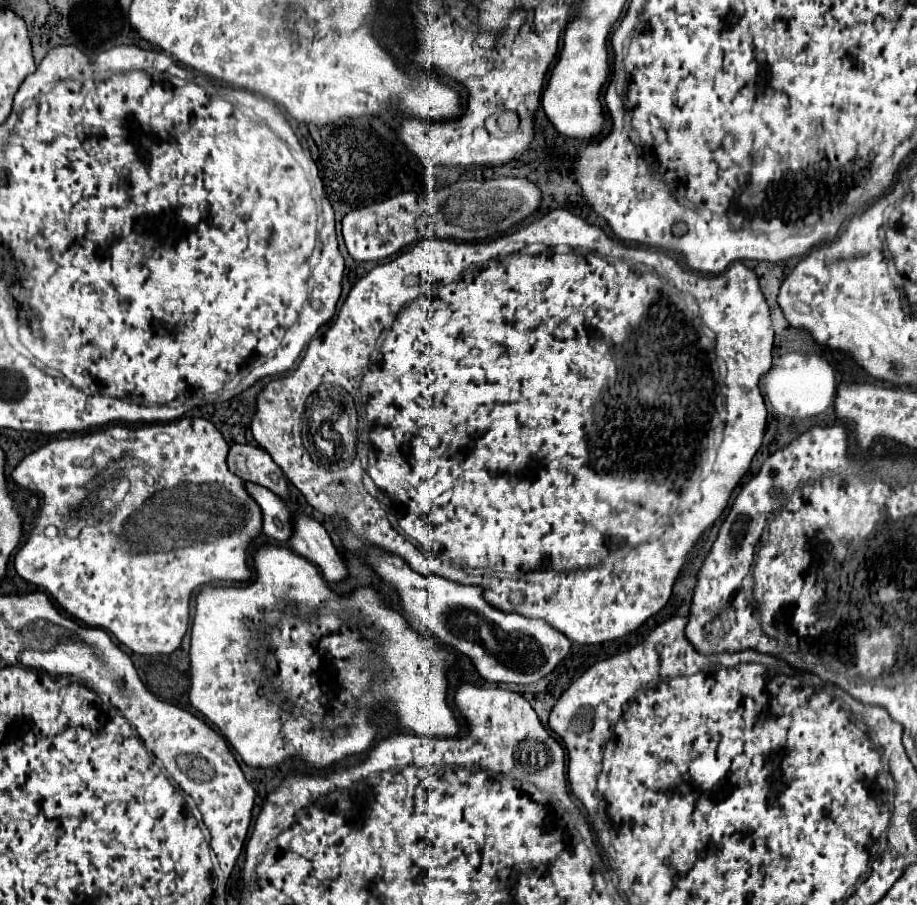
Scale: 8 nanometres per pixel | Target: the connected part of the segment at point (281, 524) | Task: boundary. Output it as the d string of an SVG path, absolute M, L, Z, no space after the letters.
M245 483L247 493L257 501L263 513L263 533L279 543L287 543L291 533L291 511L285 507L285 503L269 489Z

